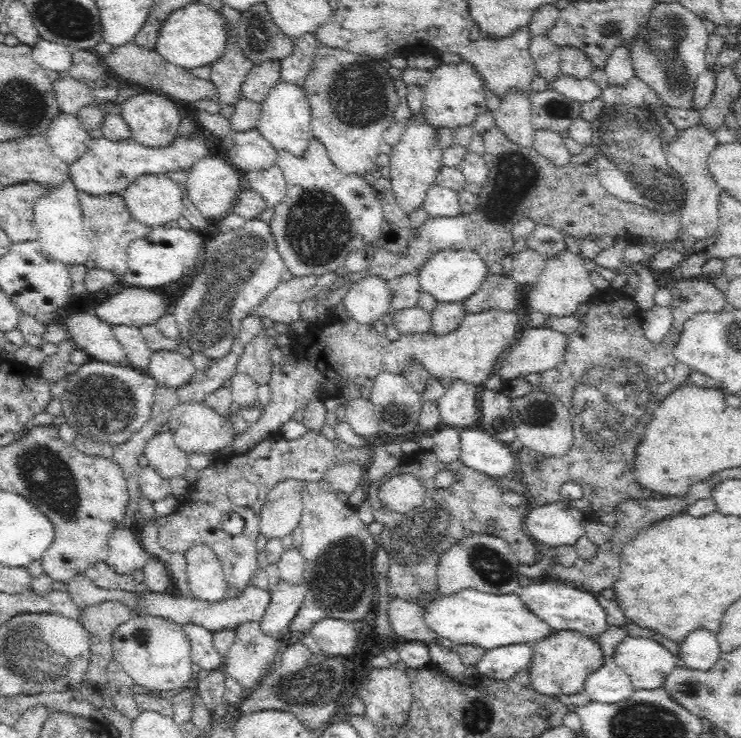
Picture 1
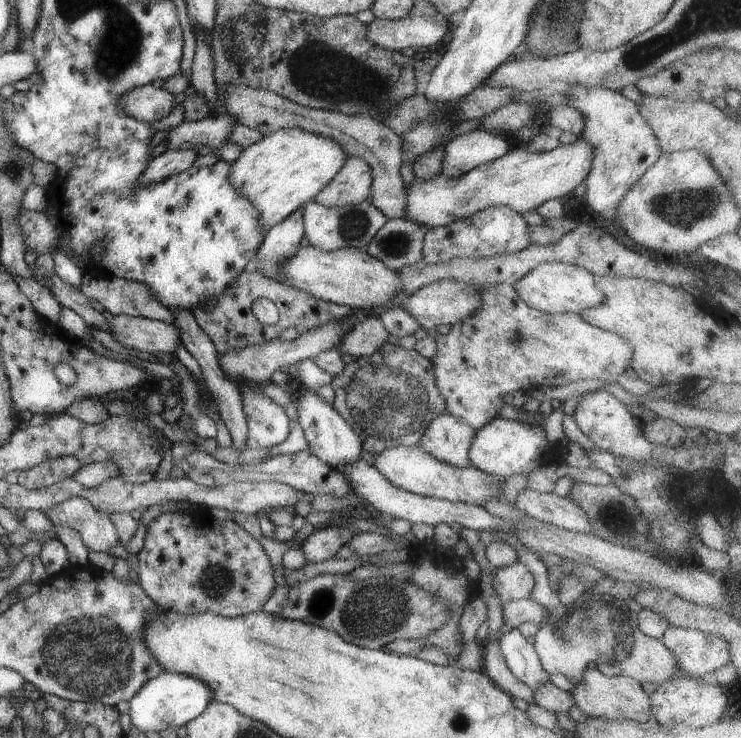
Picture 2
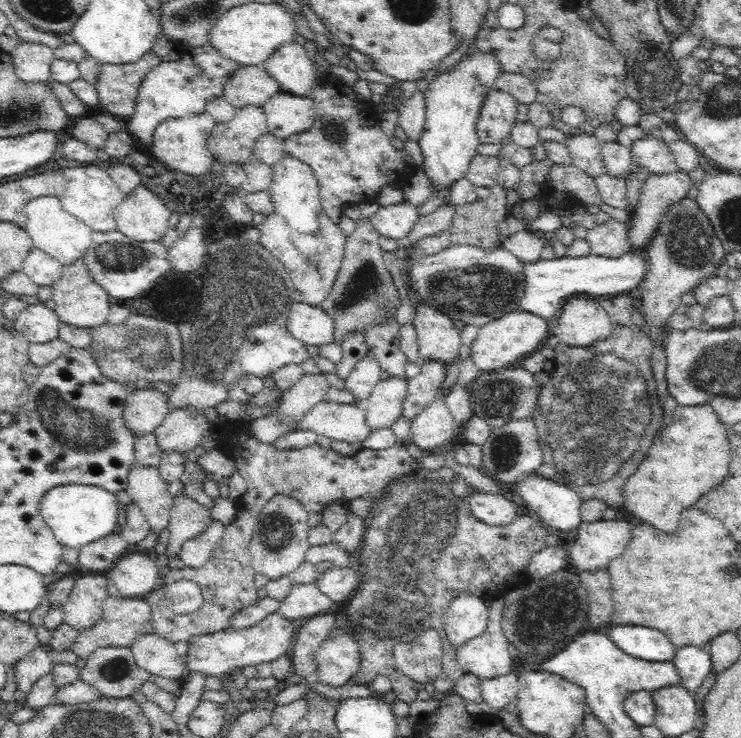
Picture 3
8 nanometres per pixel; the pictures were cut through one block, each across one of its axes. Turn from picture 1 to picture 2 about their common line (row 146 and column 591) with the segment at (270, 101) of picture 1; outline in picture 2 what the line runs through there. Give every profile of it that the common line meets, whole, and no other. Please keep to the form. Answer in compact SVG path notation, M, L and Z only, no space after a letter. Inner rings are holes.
M542 263L514 284L518 296L530 307L545 313L579 313L602 304L604 293L595 285L595 276L585 268L566 263Z

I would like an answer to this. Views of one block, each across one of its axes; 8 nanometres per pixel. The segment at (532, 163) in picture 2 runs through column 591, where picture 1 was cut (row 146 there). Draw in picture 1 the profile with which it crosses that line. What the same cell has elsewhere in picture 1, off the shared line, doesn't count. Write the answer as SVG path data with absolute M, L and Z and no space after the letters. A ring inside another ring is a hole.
M141 93L133 95L121 104L120 115L126 121L131 138L148 148L162 148L172 144L179 134L180 113L175 103L159 93Z

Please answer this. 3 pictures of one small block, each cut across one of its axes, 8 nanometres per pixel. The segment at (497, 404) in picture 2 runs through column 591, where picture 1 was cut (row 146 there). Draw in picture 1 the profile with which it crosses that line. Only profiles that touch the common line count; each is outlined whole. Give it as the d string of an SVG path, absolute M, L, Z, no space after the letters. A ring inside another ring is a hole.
M319 43L315 50L315 61L312 70L306 77L305 90L311 108L311 133L326 147L334 167L342 174L360 175L377 170L376 159L383 142L383 134L394 122L394 112L399 103L394 80L388 75L379 60L347 50L330 48Z

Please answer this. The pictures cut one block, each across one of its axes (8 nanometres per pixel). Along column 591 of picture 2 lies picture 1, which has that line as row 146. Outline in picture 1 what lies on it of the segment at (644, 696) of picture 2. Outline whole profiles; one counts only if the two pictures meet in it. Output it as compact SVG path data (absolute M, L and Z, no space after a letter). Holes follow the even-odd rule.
M696 126L678 130L678 136L666 148L665 158L668 167L680 177L682 181L684 198L679 215L679 241L684 245L687 255L700 253L716 240L719 223L720 188L710 173L708 158L710 153L718 146L715 131L703 126Z

